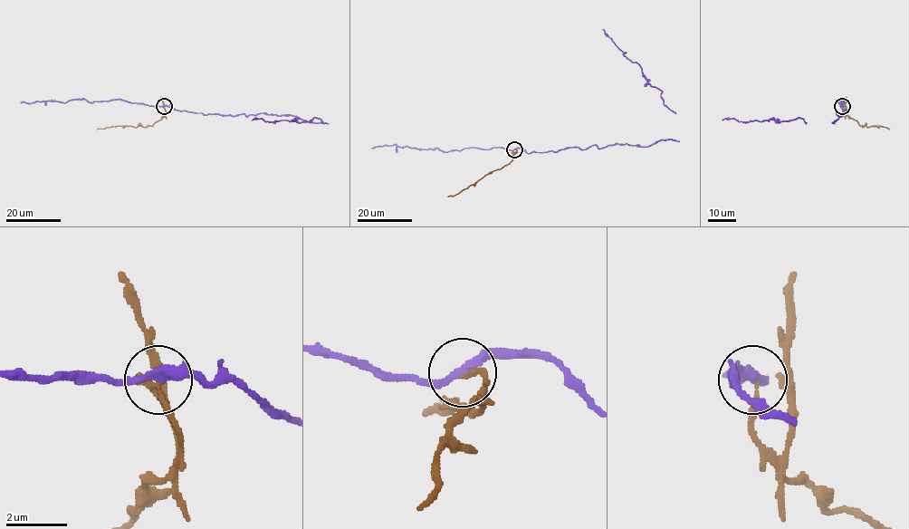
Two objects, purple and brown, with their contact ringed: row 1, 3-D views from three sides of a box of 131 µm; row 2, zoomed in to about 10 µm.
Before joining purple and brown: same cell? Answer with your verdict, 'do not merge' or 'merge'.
do not merge

